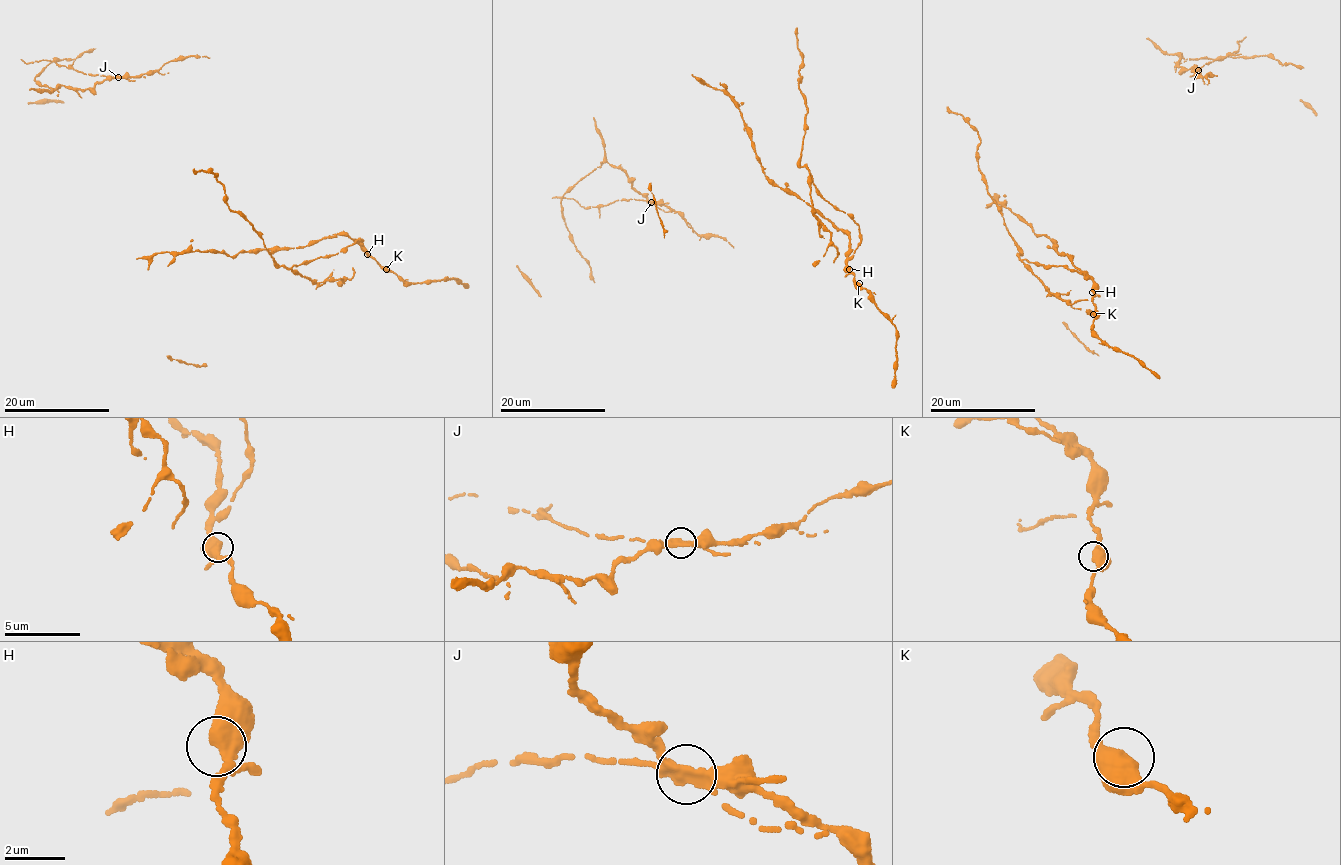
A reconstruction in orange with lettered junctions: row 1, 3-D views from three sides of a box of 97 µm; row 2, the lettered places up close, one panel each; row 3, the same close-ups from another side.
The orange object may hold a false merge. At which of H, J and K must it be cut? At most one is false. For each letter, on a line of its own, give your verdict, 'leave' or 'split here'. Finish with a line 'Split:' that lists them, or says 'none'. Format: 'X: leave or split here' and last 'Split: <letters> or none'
H: leave
J: split here
K: leave
Split: J

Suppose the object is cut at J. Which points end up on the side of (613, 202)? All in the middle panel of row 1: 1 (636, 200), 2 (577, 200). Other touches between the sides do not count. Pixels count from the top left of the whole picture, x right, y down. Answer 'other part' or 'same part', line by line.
1: same part
2: same part

